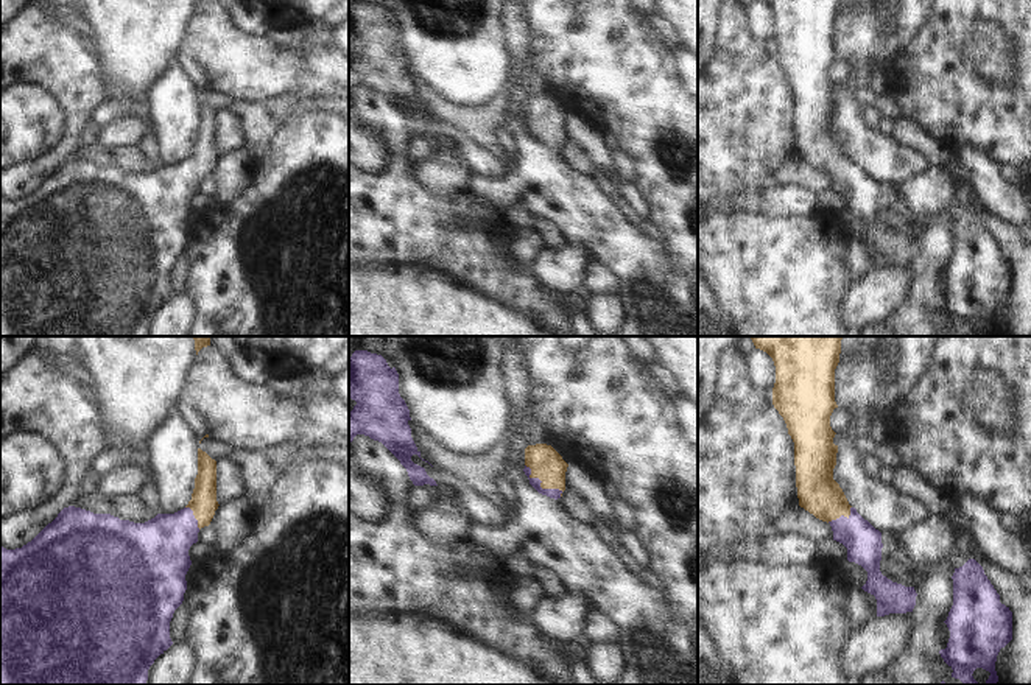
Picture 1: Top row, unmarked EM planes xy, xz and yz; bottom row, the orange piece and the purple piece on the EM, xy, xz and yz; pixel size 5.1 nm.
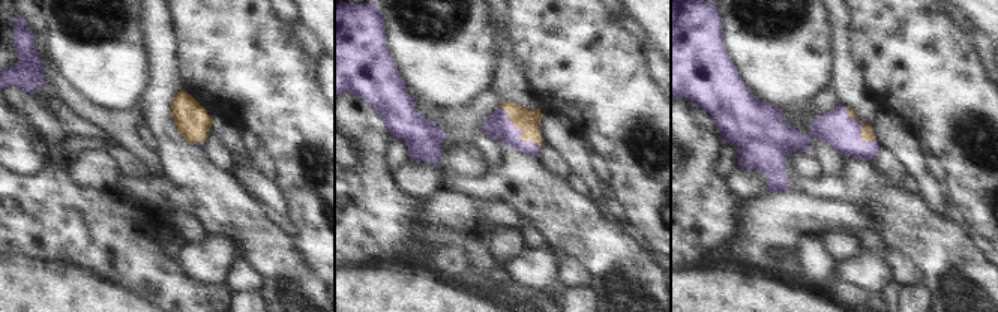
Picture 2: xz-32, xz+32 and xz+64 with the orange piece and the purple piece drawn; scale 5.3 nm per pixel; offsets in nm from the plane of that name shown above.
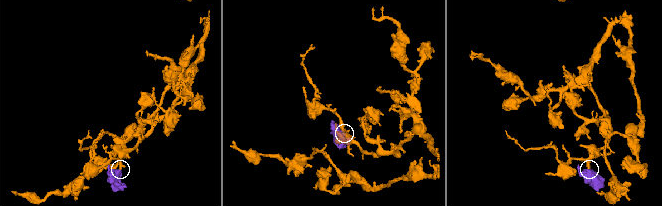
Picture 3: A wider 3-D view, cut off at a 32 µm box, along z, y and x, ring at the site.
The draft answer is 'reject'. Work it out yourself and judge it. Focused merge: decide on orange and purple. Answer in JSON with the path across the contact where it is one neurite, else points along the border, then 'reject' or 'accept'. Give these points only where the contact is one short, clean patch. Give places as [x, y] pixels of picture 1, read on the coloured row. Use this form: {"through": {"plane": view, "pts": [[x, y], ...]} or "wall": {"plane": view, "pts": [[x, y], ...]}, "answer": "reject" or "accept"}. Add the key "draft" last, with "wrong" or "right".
{"through": {"plane": "xz", "pts": [[545, 463], [541, 484], [555, 494]]}, "answer": "accept", "draft": "wrong"}

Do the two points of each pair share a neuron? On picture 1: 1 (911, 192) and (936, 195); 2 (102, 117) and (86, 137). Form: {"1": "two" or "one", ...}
{"1": "one", "2": "two"}

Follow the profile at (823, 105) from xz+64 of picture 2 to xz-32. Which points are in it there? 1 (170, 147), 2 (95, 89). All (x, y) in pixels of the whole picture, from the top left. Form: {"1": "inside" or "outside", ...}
{"1": "outside", "2": "outside"}

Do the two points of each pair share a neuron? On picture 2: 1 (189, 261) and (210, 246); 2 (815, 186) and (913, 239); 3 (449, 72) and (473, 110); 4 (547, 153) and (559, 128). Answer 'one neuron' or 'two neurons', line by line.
1: one neuron
2: one neuron
3: two neurons
4: two neurons

